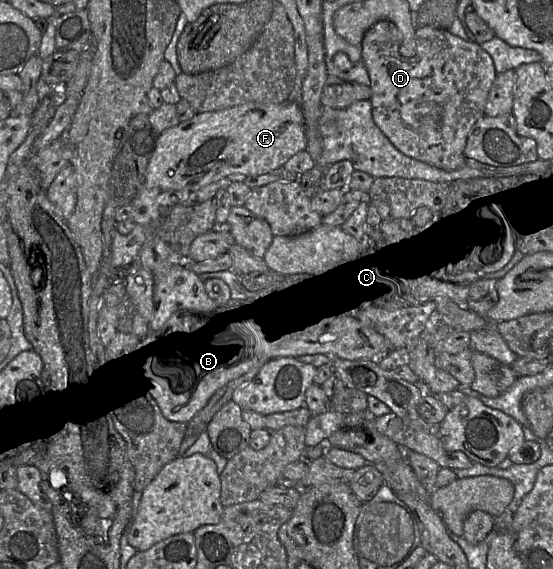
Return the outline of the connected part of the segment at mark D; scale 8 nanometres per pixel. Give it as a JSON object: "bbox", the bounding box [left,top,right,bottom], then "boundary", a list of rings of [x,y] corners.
{"bbox":[362,21,497,171],"boundary":[[[378,21],[364,35],[362,46],[362,60],[370,78],[370,88],[372,90],[371,105],[372,117],[375,124],[389,139],[389,141],[404,155],[428,163],[439,169],[453,171],[462,168],[466,163],[465,147],[468,137],[474,125],[485,115],[485,105],[487,103],[490,90],[497,77],[492,57],[474,41],[463,40],[453,35],[448,29],[437,29],[429,26],[419,27],[415,32],[416,54],[413,57],[405,57],[400,53],[400,46],[403,35],[392,21]]]}

